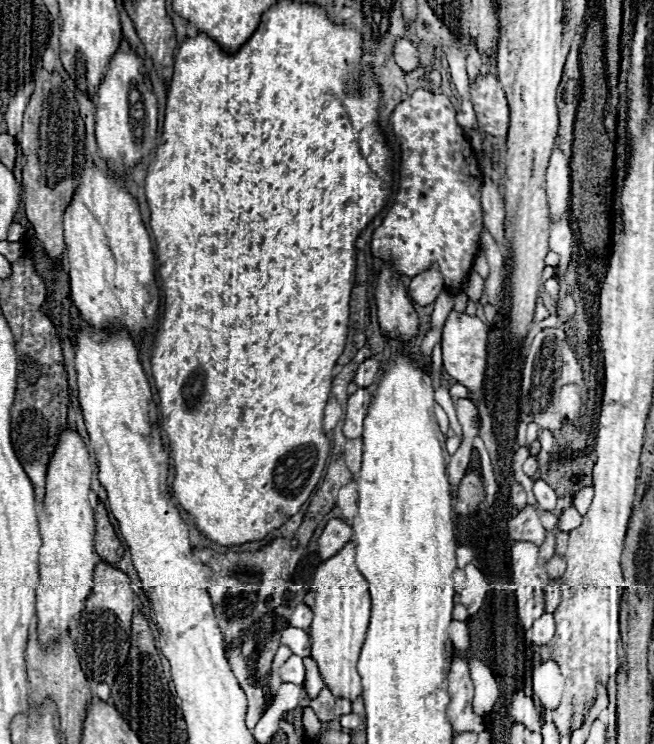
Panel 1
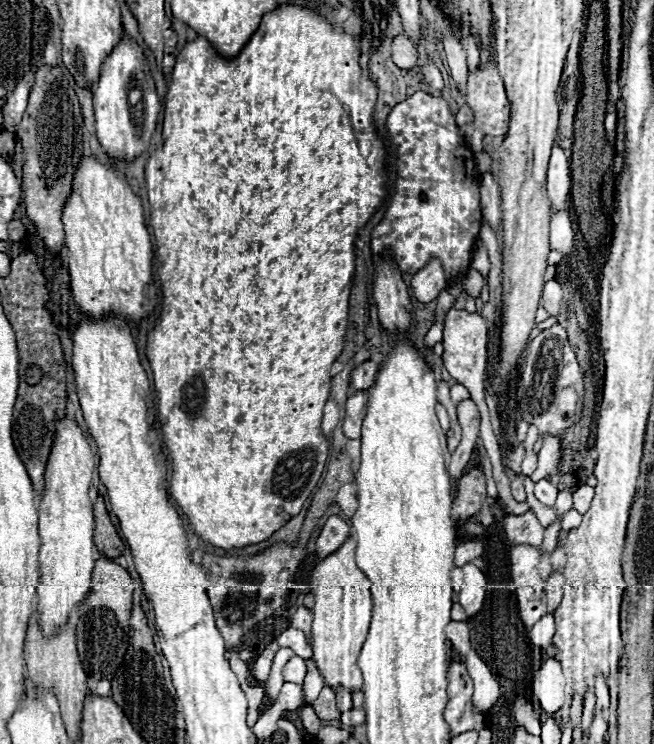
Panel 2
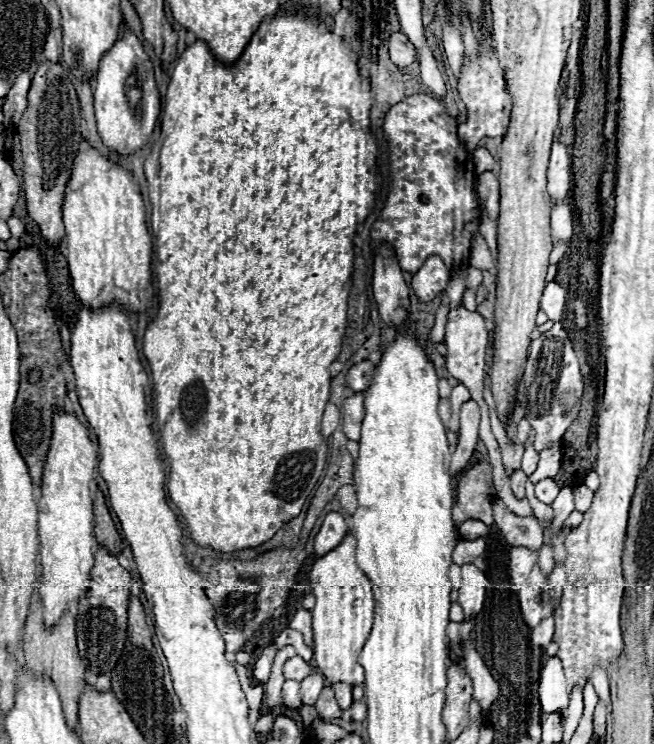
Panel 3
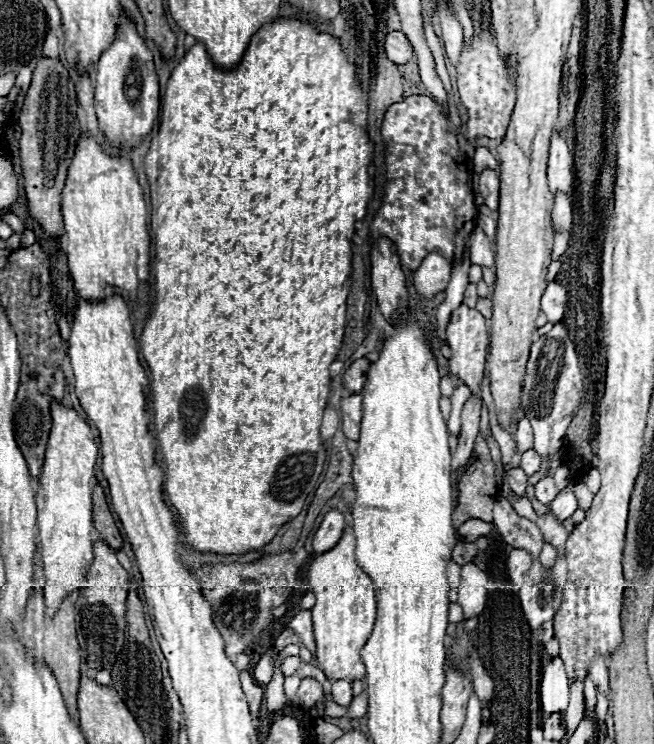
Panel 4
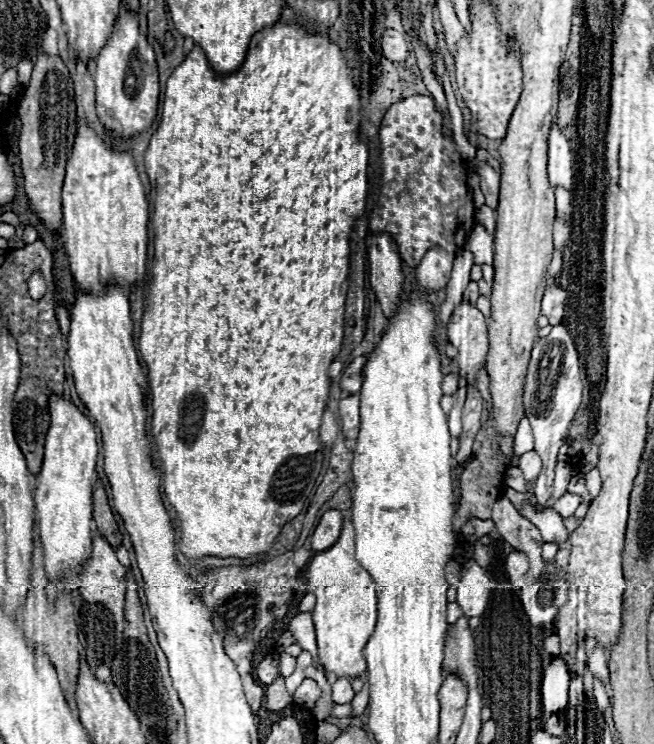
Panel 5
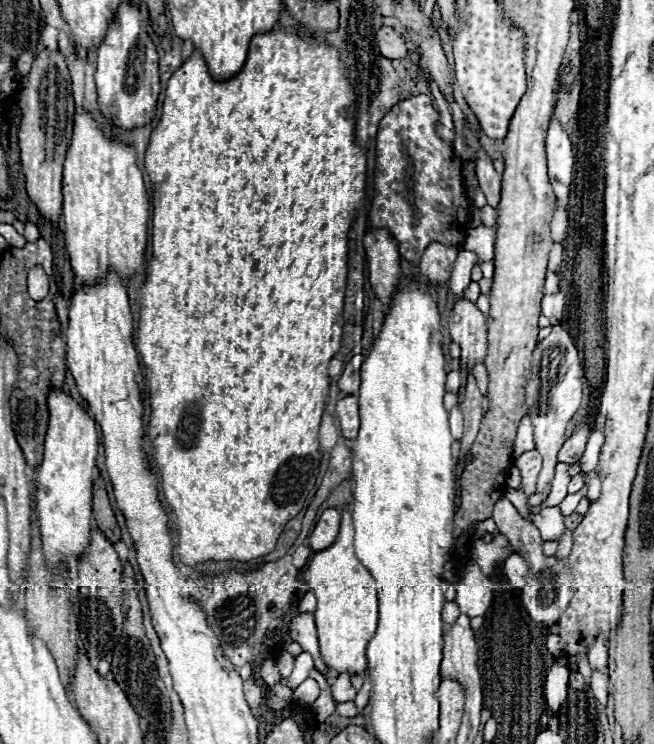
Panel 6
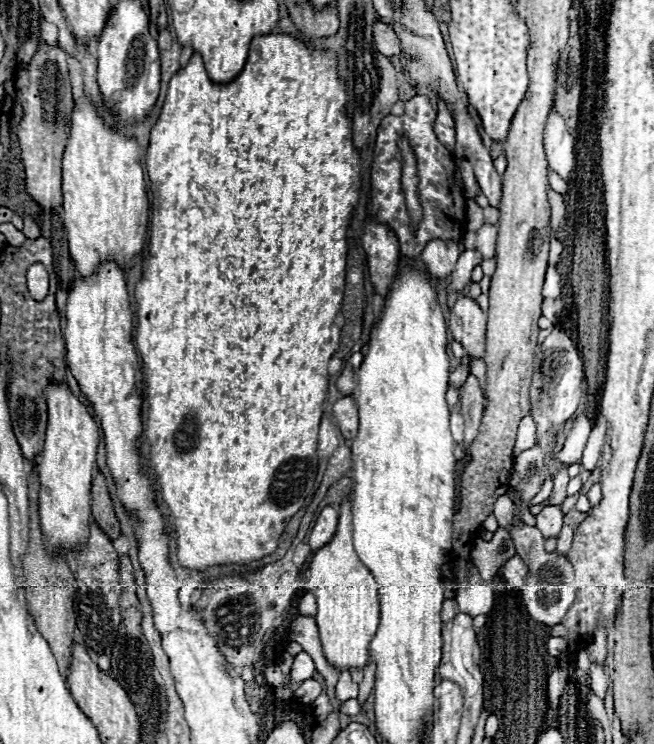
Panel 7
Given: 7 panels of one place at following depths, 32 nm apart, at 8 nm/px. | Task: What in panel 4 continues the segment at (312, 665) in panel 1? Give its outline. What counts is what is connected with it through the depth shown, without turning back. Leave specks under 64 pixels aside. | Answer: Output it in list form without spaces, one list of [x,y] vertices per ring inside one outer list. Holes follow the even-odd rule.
[[[304,678],[298,688],[298,700],[302,706],[312,708],[322,698],[322,686],[314,678]]]

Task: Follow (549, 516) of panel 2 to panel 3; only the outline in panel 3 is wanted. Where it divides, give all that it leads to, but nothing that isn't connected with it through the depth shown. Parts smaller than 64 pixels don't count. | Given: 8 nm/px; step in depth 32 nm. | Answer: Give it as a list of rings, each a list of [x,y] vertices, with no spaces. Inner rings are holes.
[[[528,479],[525,484],[526,498],[528,499],[535,517],[541,522],[552,521],[554,518],[553,509],[540,502],[534,493],[534,484]]]

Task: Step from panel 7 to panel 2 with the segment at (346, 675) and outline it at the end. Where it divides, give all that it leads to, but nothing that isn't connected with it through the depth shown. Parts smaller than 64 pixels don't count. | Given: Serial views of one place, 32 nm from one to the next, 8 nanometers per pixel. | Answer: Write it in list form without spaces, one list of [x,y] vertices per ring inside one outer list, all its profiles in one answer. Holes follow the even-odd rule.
[[[338,688],[336,690],[336,704],[338,704],[338,710],[340,712],[346,712],[352,708],[352,694],[346,690],[346,688]]]

